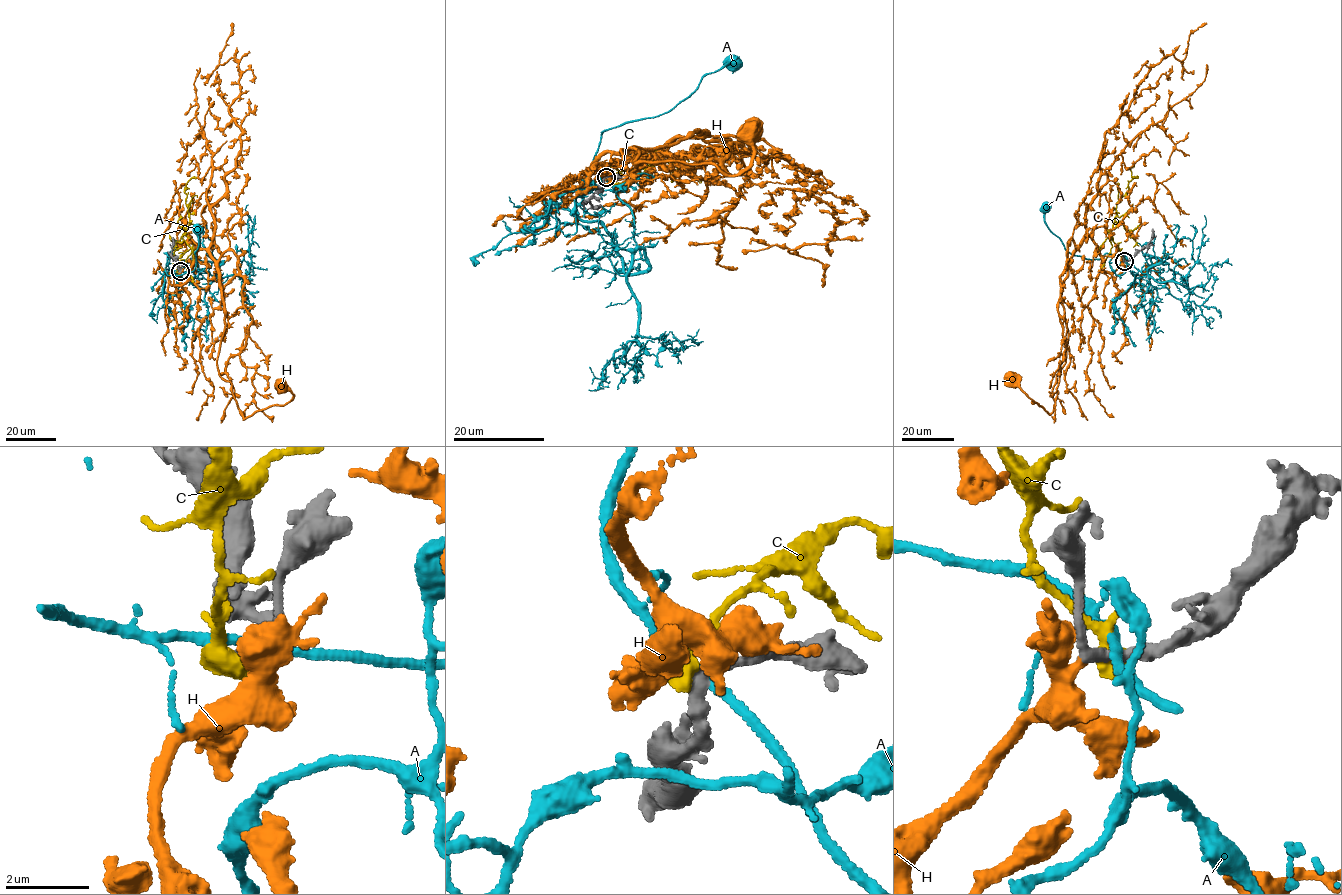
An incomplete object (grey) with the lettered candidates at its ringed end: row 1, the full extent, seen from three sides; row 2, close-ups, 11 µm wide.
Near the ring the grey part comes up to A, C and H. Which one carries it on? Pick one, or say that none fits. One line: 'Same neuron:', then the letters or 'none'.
Same neuron: H

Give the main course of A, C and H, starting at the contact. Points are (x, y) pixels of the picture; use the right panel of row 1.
A: (1125, 260), (1106, 253), (1091, 260), (1073, 254), (1045, 223), (1044, 206)
C: (1125, 261), (1110, 235), (1116, 203), (1128, 190), (1132, 179), (1130, 168), (1134, 166)
H: (1123, 260), (1105, 272), (1089, 236), (1069, 262), (1061, 299), (1068, 342), (1052, 411), (1031, 403), (1012, 380)

